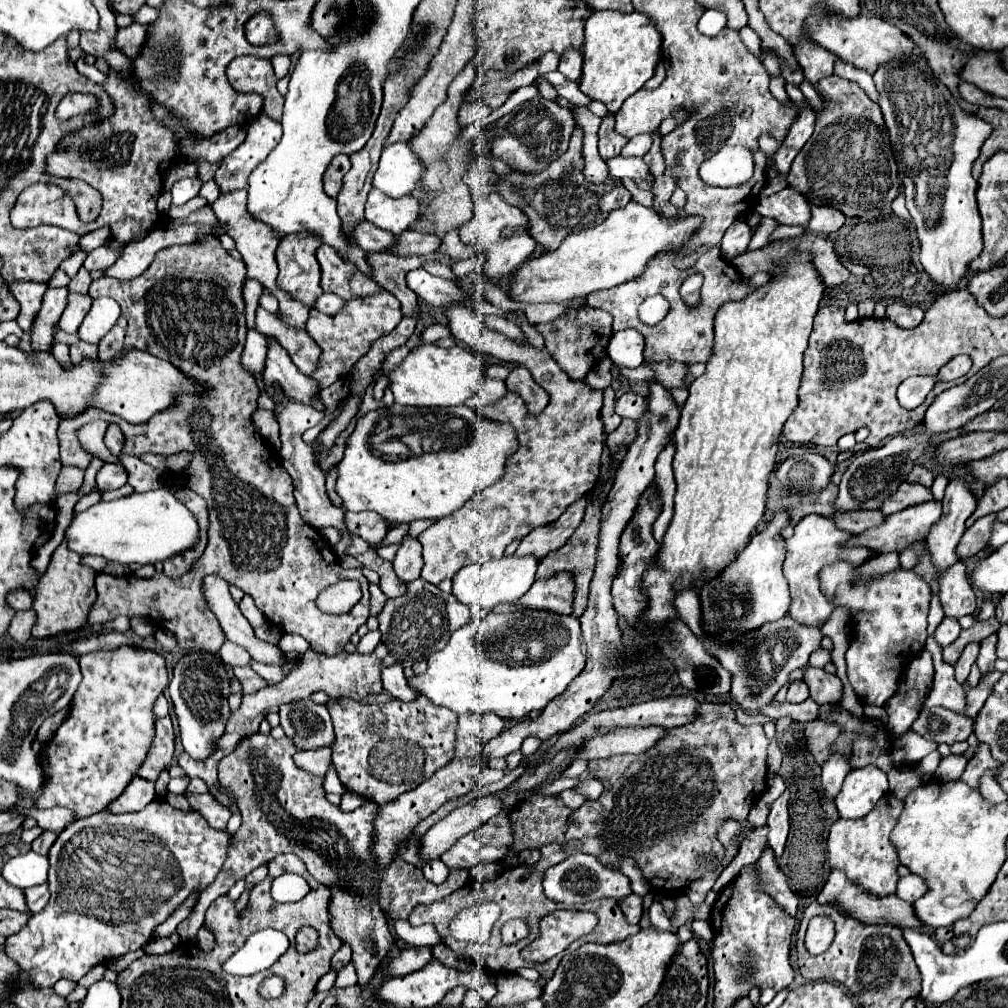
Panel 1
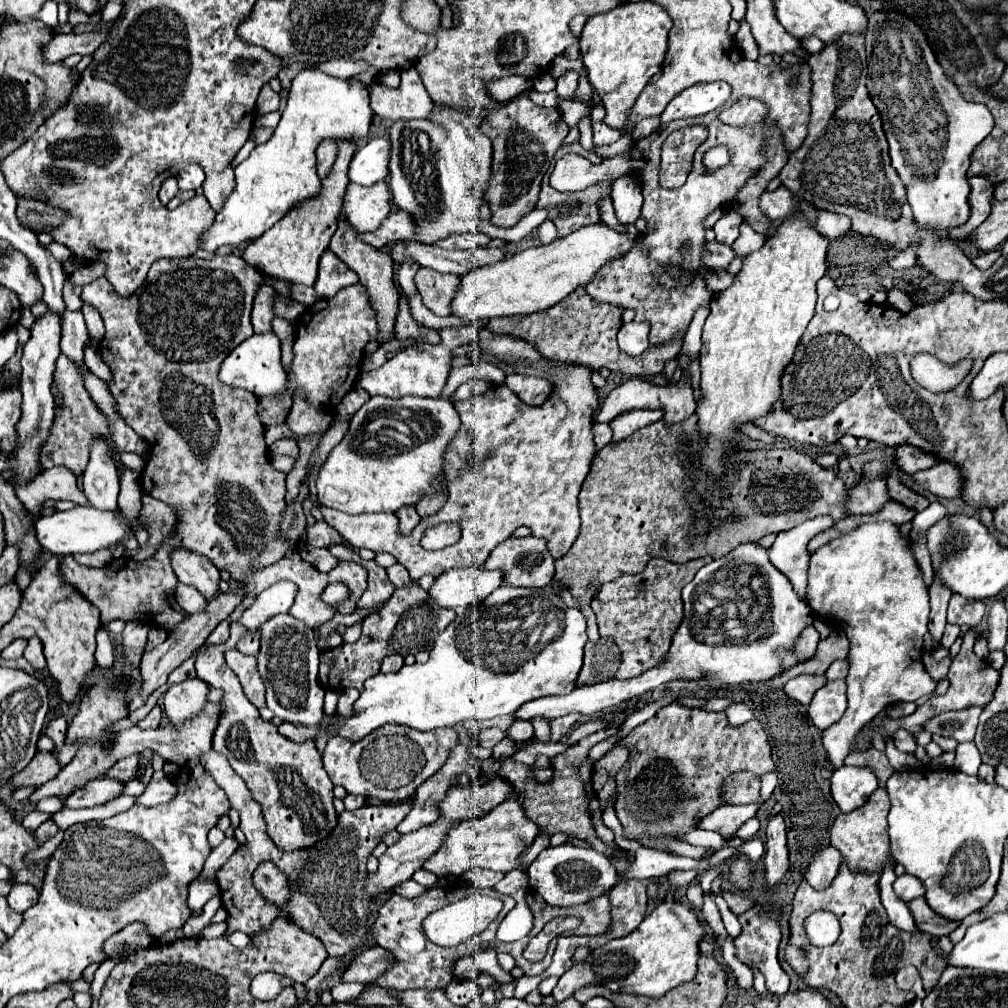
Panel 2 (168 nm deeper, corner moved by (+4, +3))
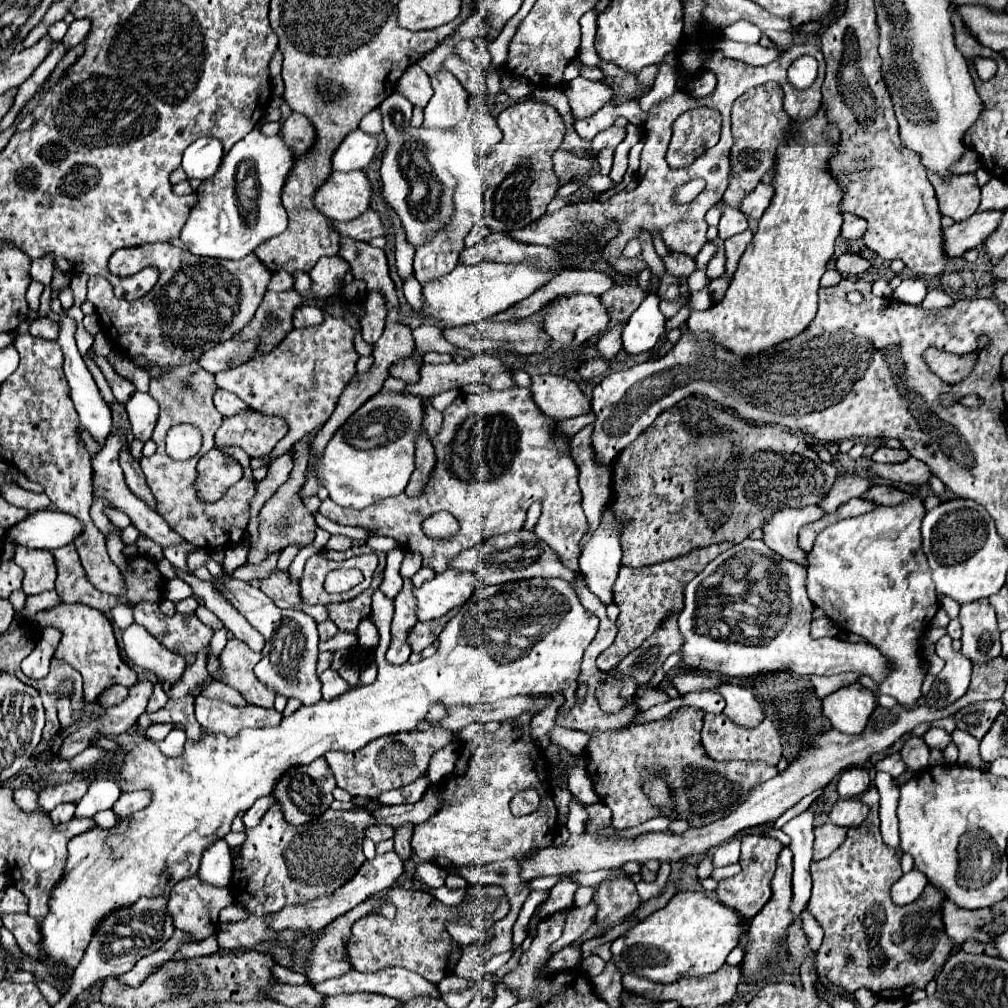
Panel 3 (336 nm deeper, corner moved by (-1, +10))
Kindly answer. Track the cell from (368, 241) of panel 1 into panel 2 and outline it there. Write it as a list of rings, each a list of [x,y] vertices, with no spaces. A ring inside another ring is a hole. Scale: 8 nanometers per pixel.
[[[393,243],[391,245],[391,257],[395,263],[401,263],[405,257],[419,261],[419,265],[431,267],[439,273],[455,273],[455,275],[467,275],[469,271],[497,263],[505,257],[505,249],[493,249],[493,247],[479,247],[479,249],[455,249],[447,251],[433,245],[421,245],[421,243]]]

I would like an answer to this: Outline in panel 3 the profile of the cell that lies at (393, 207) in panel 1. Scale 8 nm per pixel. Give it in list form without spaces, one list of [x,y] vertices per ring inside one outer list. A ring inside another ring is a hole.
[[[362,170],[332,172],[314,196],[314,204],[322,214],[336,222],[346,222],[362,216],[370,208],[372,184]]]

